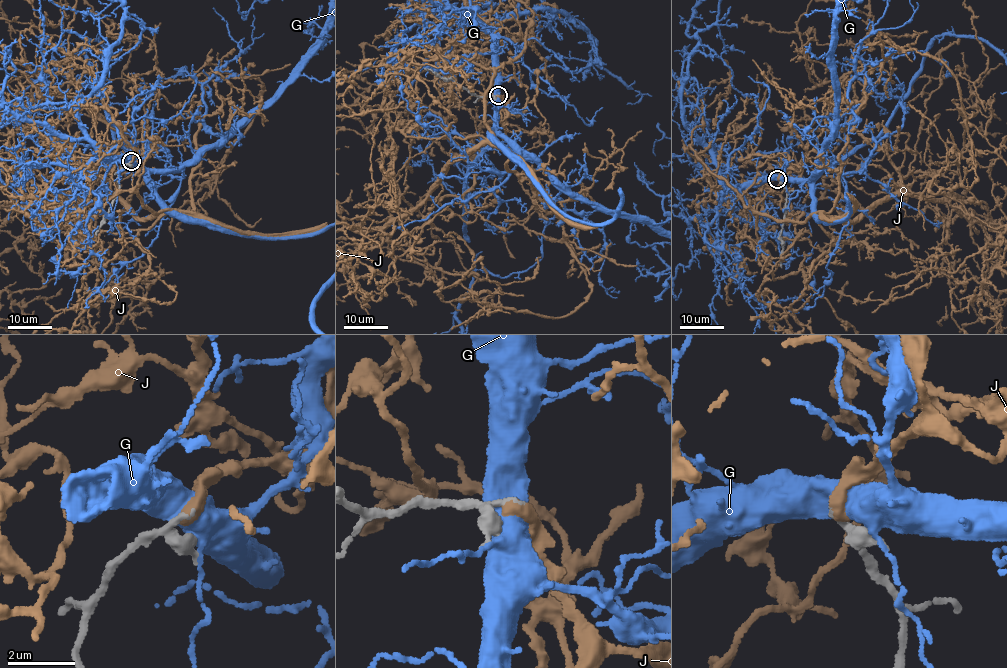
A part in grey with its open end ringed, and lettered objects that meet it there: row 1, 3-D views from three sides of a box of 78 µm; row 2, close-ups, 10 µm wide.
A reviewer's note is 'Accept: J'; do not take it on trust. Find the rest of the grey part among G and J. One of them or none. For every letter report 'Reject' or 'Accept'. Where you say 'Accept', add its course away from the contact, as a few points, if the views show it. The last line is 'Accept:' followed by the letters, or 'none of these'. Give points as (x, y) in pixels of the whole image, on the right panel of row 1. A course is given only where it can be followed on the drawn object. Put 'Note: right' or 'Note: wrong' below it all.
G: Reject
J: Accept
Accept: J
Note: right

